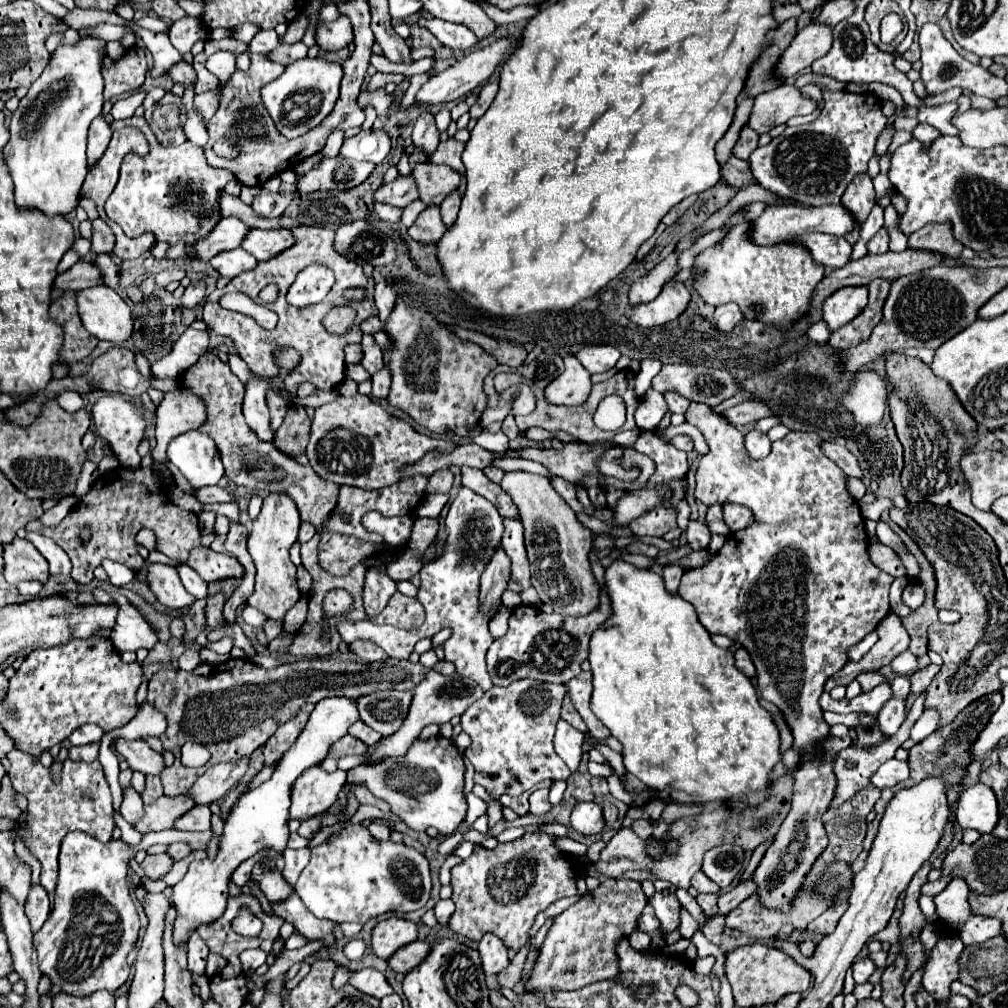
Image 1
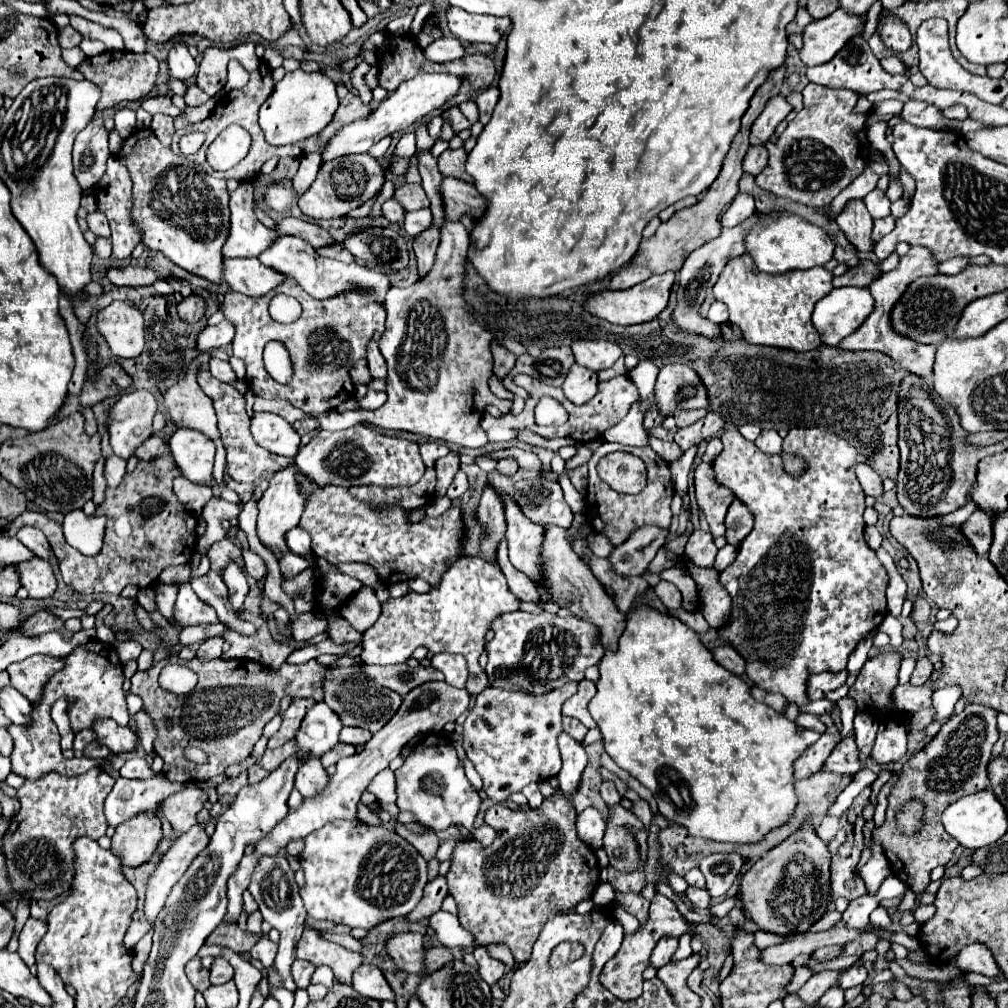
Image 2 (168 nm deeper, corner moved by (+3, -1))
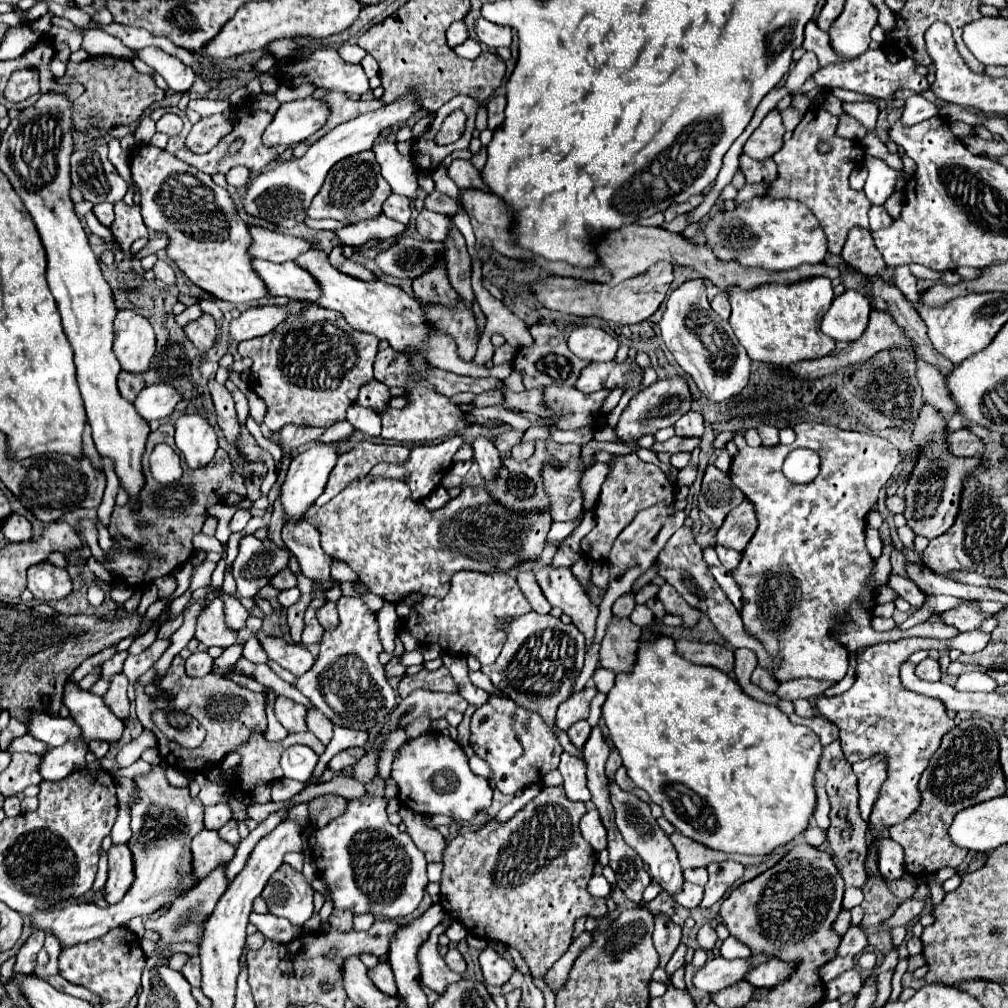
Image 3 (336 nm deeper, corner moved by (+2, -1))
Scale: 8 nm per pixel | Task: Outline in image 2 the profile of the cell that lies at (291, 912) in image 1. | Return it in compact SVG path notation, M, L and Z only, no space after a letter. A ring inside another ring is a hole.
M305 929L297 945L297 959L307 959L315 967L327 965L333 969L333 981L353 985L353 971L361 967L363 957L337 943L325 941L315 929Z

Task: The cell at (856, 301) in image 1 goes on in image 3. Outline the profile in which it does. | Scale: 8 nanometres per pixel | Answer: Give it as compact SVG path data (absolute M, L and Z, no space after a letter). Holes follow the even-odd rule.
M844 291L840 297L834 297L830 309L826 311L826 315L820 321L820 329L834 341L846 341L846 343L856 341L868 327L870 311L872 311L872 305L866 295L862 295L858 291Z

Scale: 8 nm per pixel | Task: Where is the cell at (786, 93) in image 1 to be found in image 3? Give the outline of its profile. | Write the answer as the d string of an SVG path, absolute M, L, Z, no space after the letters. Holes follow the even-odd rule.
M772 109L760 123L760 127L750 135L744 145L744 153L756 161L764 161L782 147L784 125L778 109Z

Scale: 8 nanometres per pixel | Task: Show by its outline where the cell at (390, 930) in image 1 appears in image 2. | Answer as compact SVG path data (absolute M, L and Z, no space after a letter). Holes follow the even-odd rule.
M401 933L391 937L385 947L401 971L415 973L419 977L429 975L425 971L425 945L421 933Z

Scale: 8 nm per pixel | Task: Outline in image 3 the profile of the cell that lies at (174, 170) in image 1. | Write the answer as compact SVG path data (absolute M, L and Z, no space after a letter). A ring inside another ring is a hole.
M136 145L132 149L130 171L140 191L146 227L168 237L168 259L176 263L194 285L232 303L250 303L260 297L270 297L250 267L252 257L246 253L250 235L224 187L218 187L210 175L154 145Z

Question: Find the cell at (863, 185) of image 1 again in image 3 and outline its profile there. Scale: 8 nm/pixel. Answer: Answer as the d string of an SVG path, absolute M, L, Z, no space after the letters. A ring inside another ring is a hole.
M852 227L840 255L850 267L858 269L868 277L880 275L886 267L880 251L874 247L872 231L868 227Z

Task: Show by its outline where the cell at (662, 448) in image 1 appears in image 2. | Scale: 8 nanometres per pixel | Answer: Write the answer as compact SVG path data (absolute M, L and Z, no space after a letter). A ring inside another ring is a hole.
M603 443L593 457L587 462L588 485L587 485L587 521L595 533L605 535L613 545L621 543L627 539L627 535L639 527L639 525L659 525L659 527L669 527L671 525L671 499L673 499L673 481L669 473L669 463L661 459L651 447L629 447L629 445L619 445L619 443ZM613 451L627 451L631 455L637 455L643 459L647 465L647 487L637 493L637 495L623 495L613 491L605 481L599 479L596 466L599 459L607 453Z

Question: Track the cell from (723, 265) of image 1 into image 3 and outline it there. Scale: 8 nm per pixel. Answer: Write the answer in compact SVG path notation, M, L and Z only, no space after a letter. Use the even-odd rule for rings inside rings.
M816 277L790 285L768 283L750 291L742 291L740 287L728 287L724 291L730 295L732 305L730 327L750 359L788 367L798 361L824 357L834 349L834 339L820 331L820 317L828 311L834 299L830 279Z

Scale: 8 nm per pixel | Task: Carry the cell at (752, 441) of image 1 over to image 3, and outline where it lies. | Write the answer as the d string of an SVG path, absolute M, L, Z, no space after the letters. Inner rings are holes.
M760 425L758 427L758 435L762 439L762 445L778 445L780 443L778 429L772 427L772 425Z

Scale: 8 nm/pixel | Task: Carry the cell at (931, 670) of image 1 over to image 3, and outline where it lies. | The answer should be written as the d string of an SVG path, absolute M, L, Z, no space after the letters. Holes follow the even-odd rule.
M926 657L924 661L920 661L916 665L916 675L920 679L924 679L924 681L938 681L940 679L940 665L938 665L938 661Z

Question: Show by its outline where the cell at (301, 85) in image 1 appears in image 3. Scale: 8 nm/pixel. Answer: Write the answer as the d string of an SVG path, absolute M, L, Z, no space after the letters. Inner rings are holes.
M306 97L282 103L274 113L274 119L266 127L262 141L268 147L300 143L320 127L324 127L328 117L330 107L322 99Z

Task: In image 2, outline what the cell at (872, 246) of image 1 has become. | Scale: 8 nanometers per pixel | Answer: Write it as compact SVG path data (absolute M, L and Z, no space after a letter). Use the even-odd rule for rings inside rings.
M889 215L885 219L875 219L875 227L873 227L873 235L871 235L873 241L875 239L881 239L887 233L891 233L893 227L895 227L895 217L893 215Z

